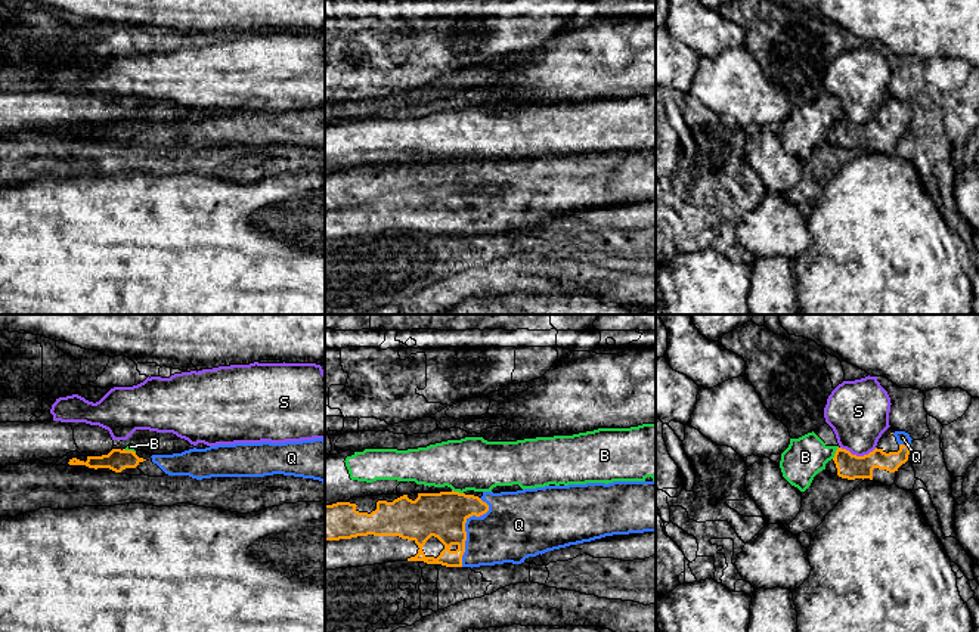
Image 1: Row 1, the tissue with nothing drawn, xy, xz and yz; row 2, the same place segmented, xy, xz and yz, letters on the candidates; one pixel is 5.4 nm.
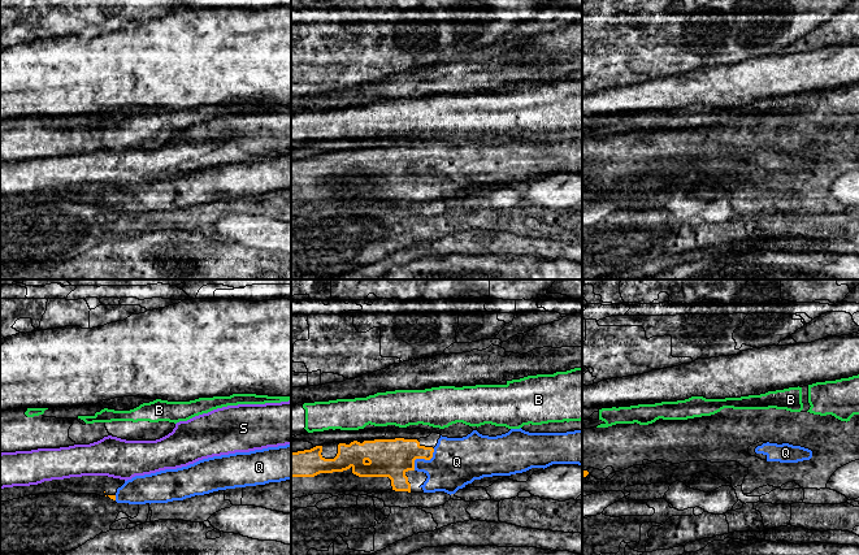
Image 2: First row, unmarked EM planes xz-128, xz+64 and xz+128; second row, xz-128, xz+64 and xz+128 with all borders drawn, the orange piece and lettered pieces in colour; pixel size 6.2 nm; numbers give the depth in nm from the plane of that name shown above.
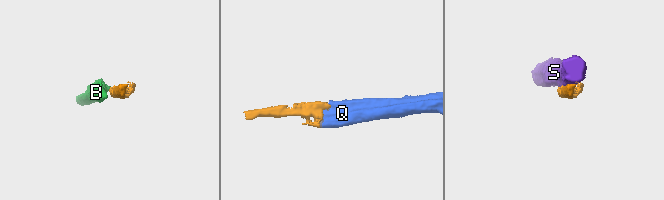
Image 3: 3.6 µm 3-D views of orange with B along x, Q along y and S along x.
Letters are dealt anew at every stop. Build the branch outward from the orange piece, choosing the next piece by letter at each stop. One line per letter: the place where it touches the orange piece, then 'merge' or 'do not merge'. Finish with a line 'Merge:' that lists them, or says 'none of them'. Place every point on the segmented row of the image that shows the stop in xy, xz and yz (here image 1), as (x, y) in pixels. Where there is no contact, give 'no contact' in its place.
B: meets orange in yz at (836, 452); do not merge
Q: meets orange in xz at (465, 539); merge
S: meets orange in yz at (858, 457); do not merge
Merge: Q

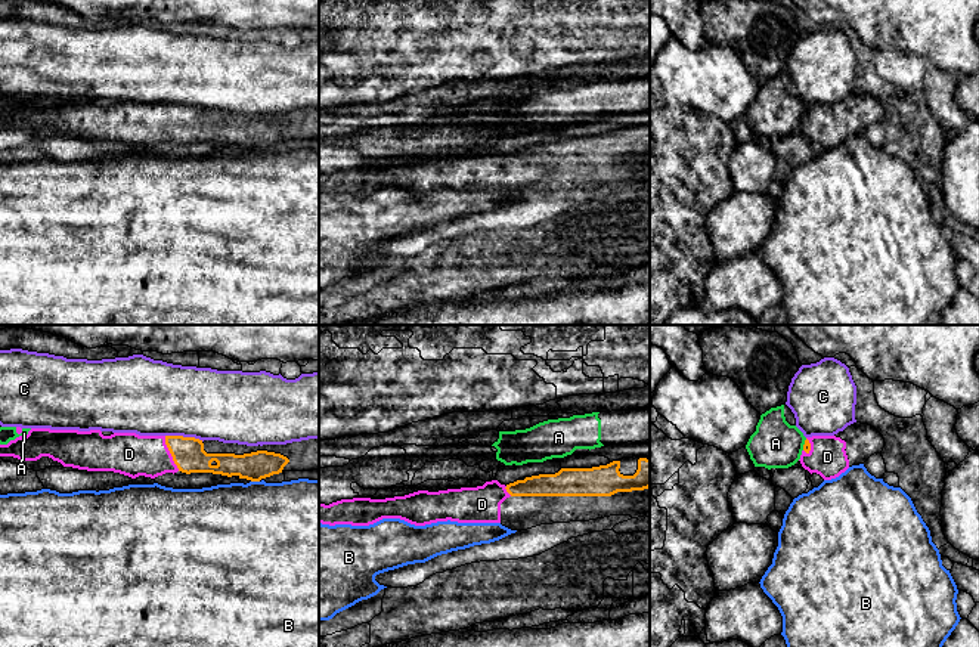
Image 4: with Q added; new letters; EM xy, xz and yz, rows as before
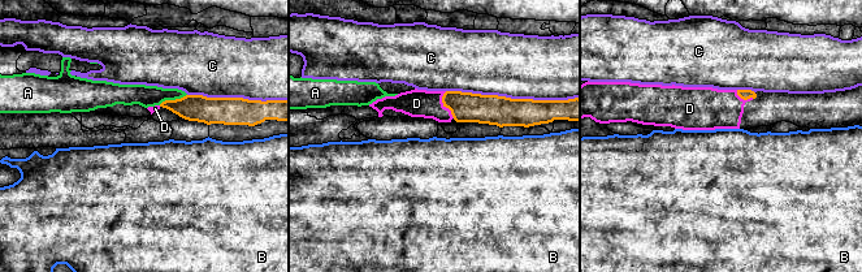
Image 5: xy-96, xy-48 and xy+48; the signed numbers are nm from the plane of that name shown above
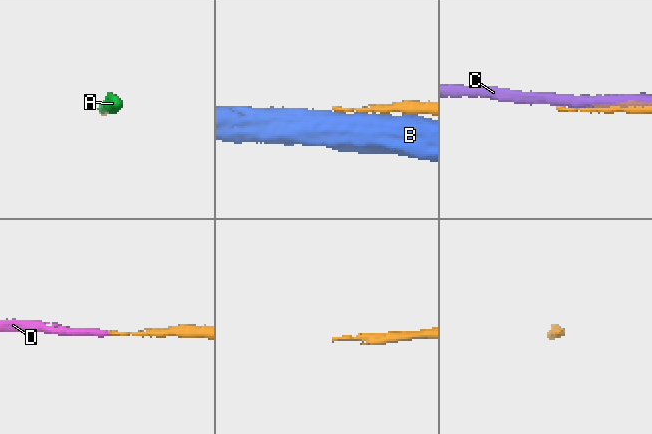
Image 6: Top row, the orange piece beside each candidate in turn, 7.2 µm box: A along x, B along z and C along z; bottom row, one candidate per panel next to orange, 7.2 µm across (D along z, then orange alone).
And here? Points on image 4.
A: meets orange in yz at (804, 445); do not merge
B: meets orange in xy at (256, 480); do not merge
C: meets orange in xy at (185, 437); do not merge
D: meets orange in xy at (170, 452); merge
Merge: D

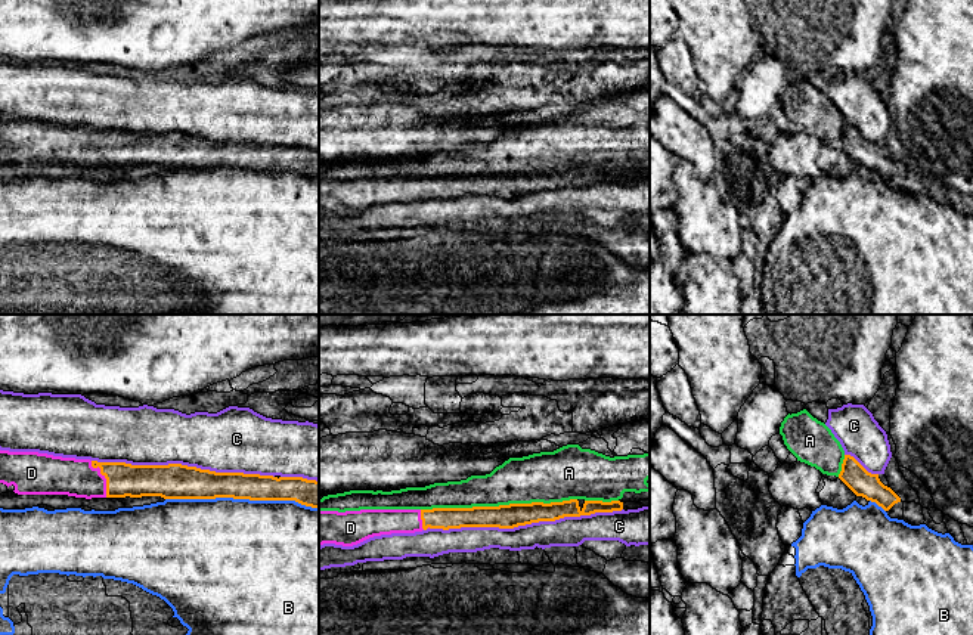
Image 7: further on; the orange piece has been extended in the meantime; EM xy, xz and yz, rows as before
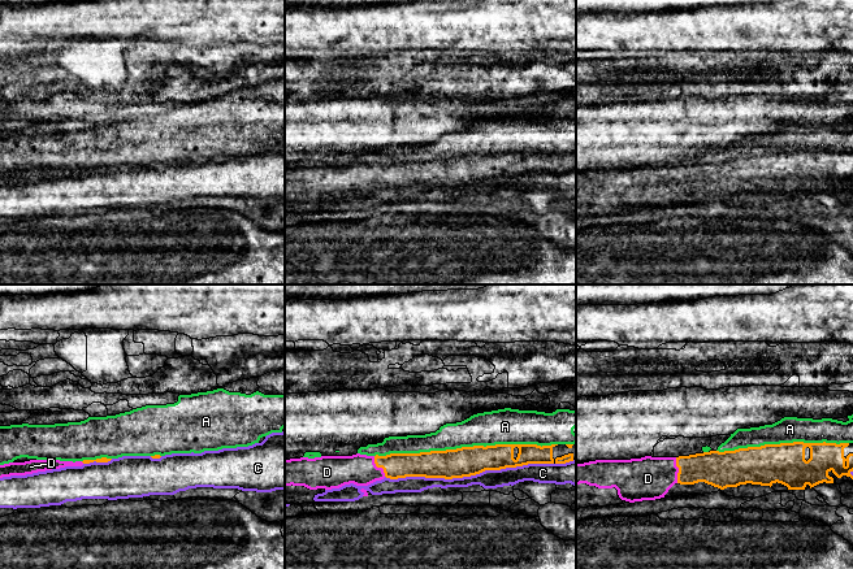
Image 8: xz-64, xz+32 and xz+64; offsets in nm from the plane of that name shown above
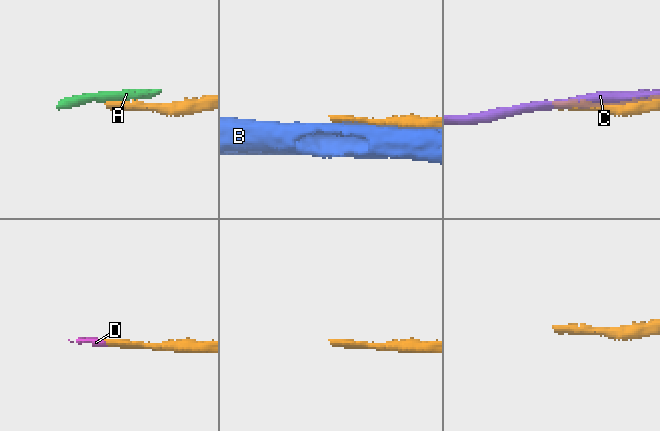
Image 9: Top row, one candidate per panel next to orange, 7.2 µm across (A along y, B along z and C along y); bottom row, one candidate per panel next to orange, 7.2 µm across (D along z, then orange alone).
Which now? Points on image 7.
A: meets orange in xz at (499, 505); do not merge
B: meets orange in xy at (242, 498); do not merge
C: meets orange in xz at (526, 523); do not merge
D: meets orange in xy at (105, 477); merge
Merge: D

